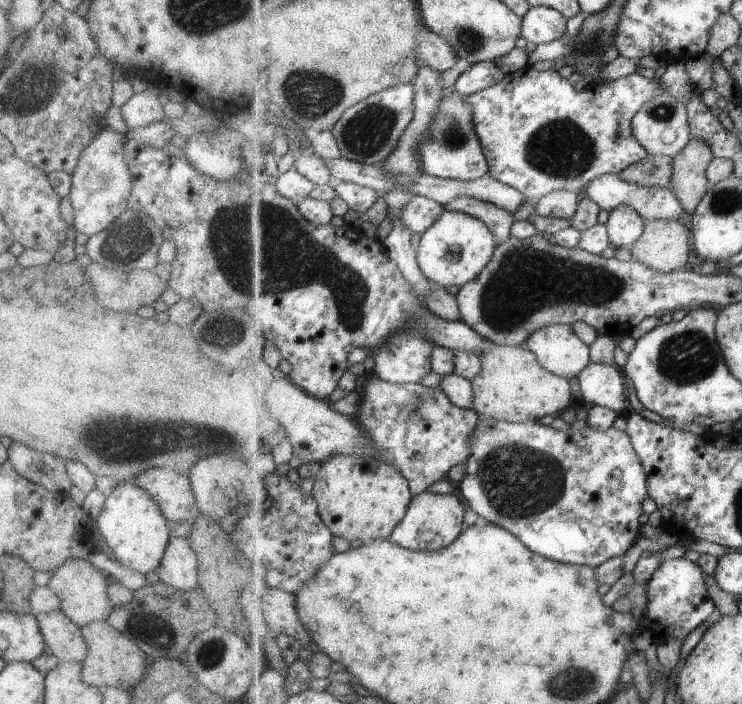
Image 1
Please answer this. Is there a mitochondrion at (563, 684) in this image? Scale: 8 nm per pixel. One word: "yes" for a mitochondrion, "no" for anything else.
yes

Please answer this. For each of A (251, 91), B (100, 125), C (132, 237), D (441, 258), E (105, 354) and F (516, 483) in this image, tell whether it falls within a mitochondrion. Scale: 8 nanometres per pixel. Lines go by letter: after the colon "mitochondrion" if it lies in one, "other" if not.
A: other
B: other
C: mitochondrion
D: other
E: other
F: mitochondrion

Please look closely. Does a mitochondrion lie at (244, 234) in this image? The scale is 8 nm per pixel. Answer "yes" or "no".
yes

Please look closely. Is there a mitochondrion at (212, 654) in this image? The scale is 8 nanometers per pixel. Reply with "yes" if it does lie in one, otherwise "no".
yes

